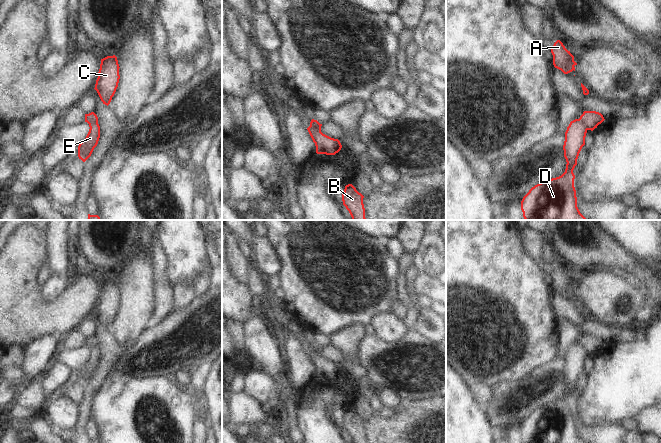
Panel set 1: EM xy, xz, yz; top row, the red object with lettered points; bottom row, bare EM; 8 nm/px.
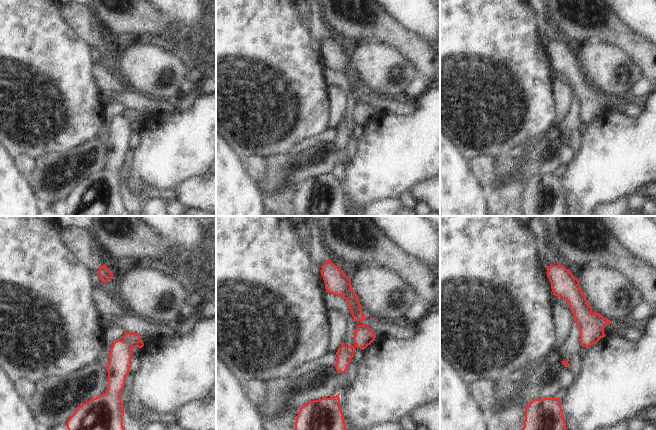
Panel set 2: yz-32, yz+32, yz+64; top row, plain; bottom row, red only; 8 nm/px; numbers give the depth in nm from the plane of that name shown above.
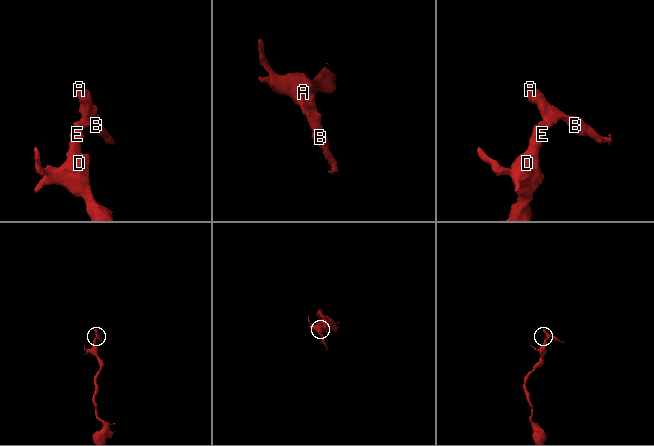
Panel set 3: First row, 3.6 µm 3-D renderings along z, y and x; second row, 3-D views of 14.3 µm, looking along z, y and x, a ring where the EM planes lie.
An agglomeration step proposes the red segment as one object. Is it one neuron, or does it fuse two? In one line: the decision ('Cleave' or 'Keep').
Cleave

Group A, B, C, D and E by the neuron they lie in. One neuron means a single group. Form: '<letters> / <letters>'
A B C / D E

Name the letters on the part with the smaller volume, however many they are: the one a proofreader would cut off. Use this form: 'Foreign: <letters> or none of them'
Foreign: A, B, C

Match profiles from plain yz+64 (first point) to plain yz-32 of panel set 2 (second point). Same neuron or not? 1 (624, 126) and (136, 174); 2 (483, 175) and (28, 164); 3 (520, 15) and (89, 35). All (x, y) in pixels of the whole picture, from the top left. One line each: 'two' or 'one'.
1: one
2: one
3: two

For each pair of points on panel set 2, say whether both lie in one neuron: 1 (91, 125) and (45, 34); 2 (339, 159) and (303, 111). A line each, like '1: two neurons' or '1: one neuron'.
1: one neuron
2: two neurons

